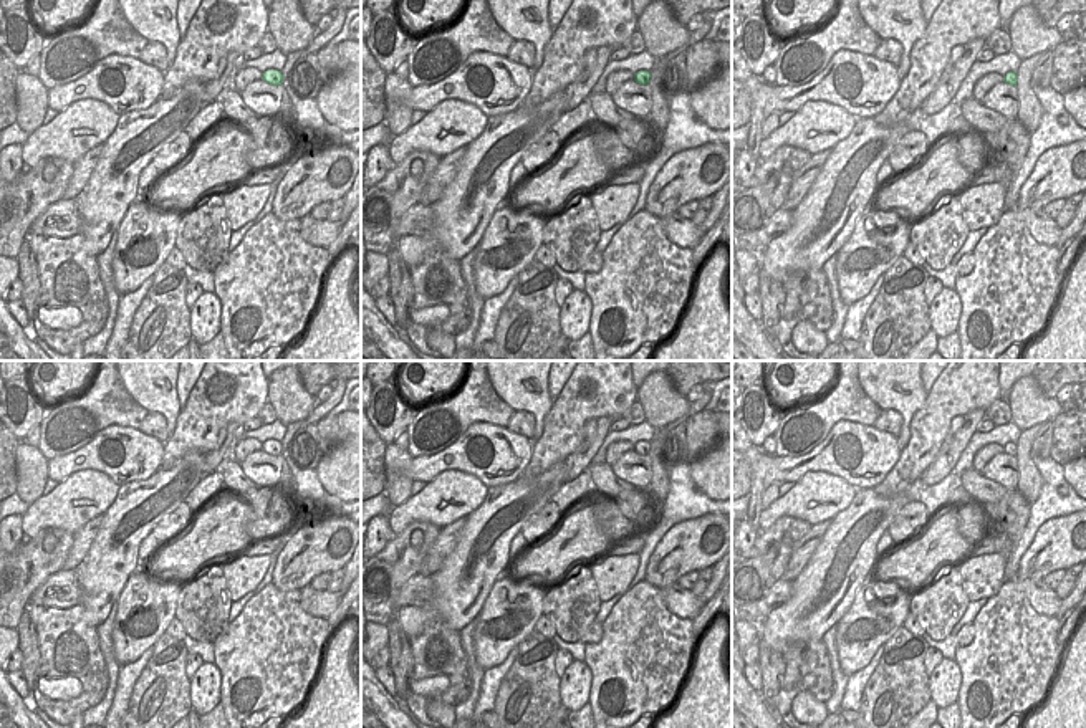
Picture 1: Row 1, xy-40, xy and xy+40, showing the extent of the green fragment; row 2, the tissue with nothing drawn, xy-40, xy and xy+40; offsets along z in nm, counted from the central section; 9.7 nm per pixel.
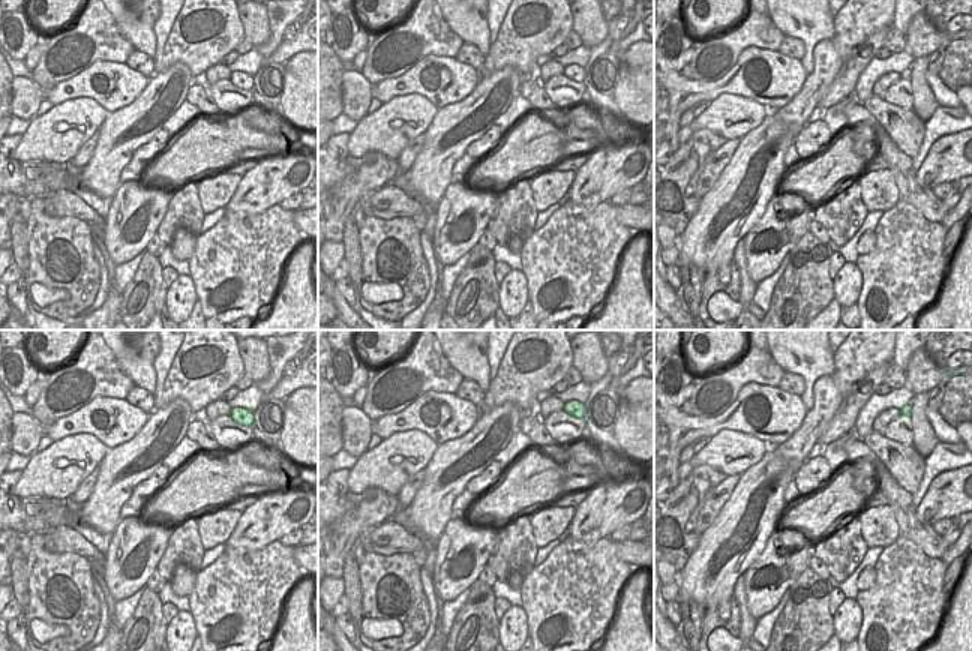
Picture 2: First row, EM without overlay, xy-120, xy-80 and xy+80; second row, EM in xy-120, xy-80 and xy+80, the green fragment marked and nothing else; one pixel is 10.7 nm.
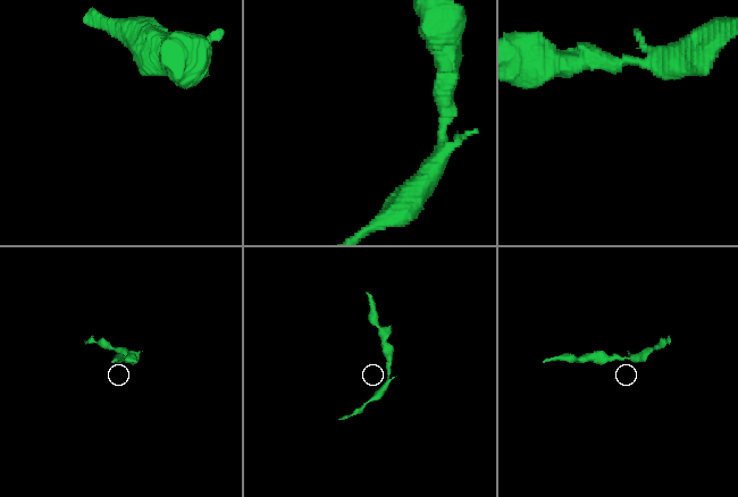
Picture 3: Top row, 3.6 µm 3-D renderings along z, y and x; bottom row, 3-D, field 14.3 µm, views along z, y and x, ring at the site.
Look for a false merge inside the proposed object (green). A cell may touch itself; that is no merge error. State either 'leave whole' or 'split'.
leave whole

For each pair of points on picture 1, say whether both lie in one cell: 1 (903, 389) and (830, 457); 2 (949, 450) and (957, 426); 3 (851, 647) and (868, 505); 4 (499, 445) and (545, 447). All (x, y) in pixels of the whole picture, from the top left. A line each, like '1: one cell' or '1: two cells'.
1: two cells
2: one cell
3: two cells
4: two cells

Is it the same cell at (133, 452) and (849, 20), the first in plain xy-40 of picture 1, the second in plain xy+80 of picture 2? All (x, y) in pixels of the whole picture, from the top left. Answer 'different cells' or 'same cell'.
different cells

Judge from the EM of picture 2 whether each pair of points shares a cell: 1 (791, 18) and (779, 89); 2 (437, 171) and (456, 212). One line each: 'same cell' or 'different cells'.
1: different cells
2: different cells

